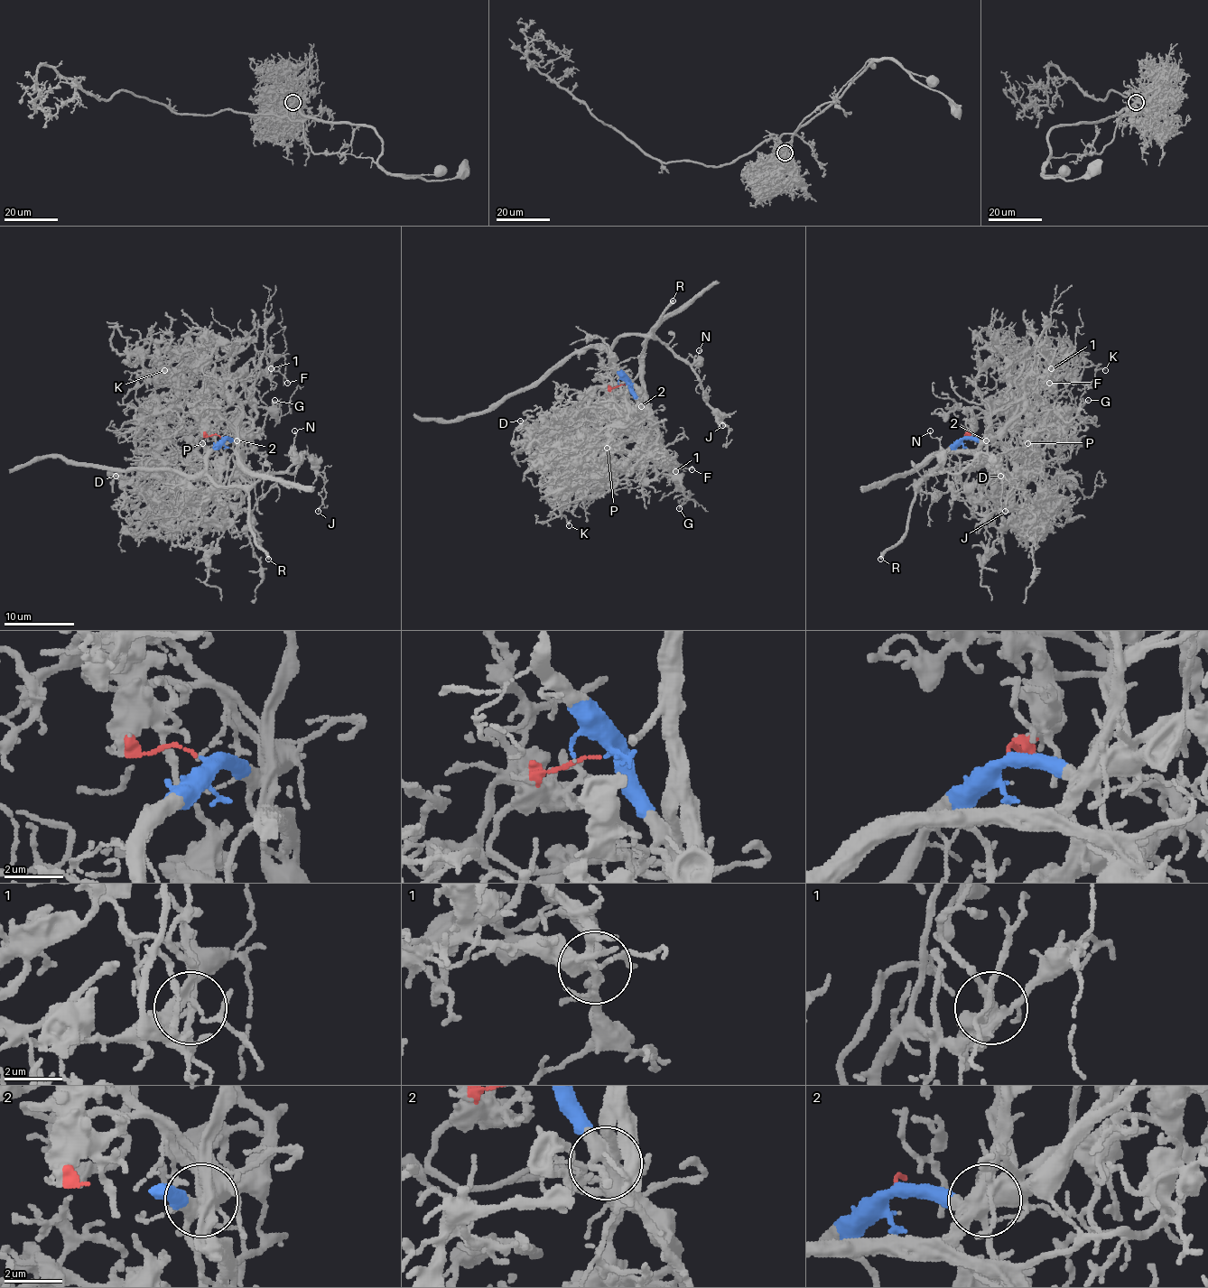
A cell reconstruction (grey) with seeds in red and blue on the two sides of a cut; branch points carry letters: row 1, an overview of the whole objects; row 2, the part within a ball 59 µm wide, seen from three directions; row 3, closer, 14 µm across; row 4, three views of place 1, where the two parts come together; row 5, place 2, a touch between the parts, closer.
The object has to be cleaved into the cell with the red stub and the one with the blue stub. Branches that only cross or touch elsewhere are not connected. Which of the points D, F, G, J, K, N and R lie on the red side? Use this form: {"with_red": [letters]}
{"with_red": ["D", "F", "K"]}

